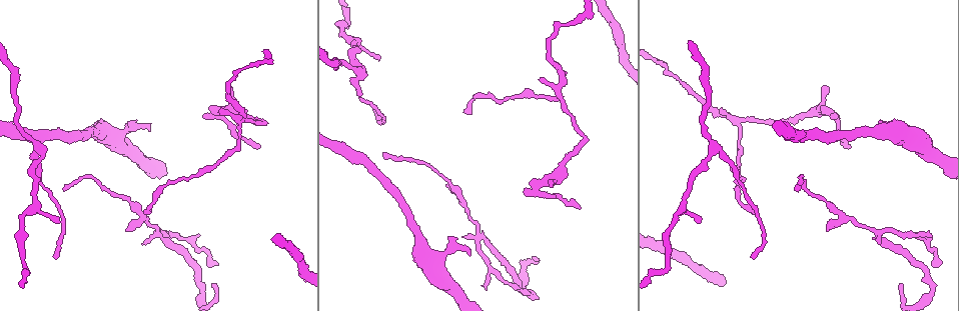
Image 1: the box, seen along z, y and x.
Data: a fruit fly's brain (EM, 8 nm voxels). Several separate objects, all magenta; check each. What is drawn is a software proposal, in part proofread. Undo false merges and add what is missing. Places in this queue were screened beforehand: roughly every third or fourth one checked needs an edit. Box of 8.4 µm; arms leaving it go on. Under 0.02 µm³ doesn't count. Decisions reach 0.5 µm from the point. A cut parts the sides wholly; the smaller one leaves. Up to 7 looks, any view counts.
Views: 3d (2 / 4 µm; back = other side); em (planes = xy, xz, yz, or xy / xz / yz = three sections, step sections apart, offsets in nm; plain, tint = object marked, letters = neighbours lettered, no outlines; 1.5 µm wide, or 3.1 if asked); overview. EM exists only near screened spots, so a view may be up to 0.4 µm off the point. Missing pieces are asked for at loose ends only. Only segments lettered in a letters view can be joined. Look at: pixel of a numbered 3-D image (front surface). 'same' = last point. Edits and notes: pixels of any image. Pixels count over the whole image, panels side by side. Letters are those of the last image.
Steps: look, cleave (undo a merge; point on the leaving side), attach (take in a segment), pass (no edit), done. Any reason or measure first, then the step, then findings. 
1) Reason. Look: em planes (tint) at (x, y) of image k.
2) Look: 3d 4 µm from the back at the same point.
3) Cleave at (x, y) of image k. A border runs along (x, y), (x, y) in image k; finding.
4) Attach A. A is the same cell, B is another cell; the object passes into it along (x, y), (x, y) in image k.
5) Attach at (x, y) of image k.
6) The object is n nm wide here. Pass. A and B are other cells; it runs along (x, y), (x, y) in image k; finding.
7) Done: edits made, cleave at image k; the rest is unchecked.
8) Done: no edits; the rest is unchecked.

Branch stops here. Look: 3d 4 µm at (754, 213) of image 1.

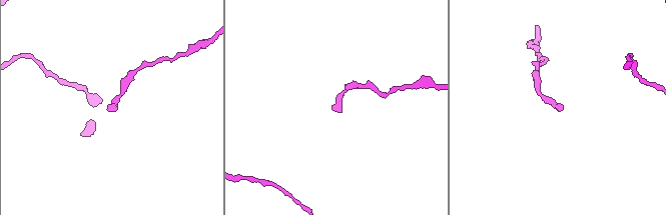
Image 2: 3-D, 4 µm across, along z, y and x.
Look: em planes (tint) at (341, 112) of image 2.

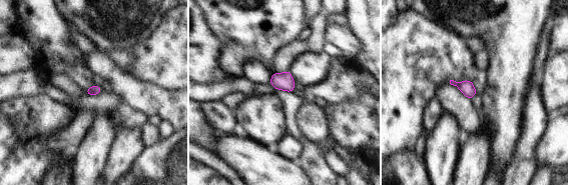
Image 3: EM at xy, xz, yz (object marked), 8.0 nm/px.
See the neighbours. Look: em planes (letters) at the same point.

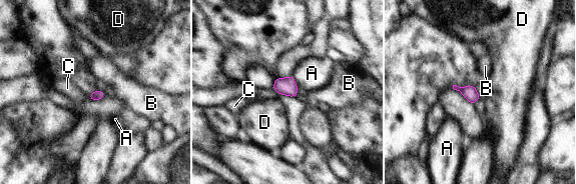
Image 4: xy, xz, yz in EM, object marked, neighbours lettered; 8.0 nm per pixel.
Attach C. C is the same cell, A, B and D are other cells; the object passes into it along (286, 86), (275, 91), (262, 94) in image 4; it goes on there.

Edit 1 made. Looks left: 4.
Look: overview.

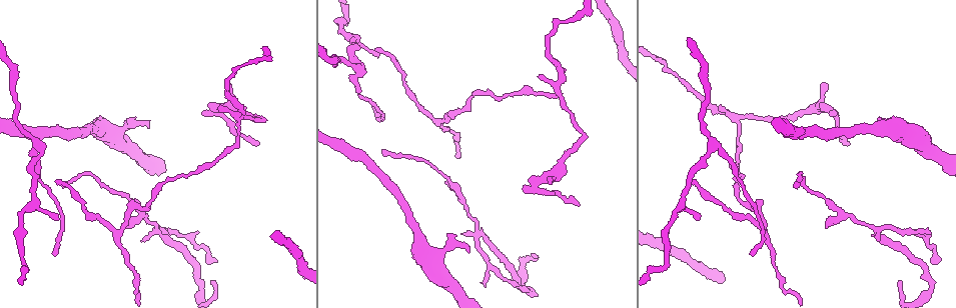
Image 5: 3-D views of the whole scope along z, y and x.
Free end. Look: 3d 2 µm at (928, 230) of image 5.

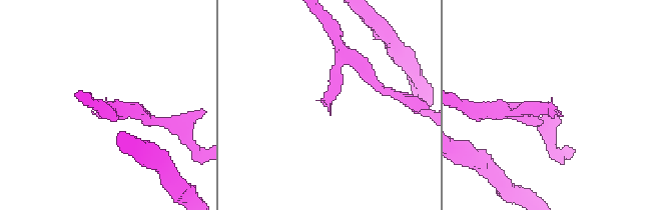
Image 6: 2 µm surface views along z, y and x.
Look: em yz step 4 (letters) at (558, 112) of image 6.

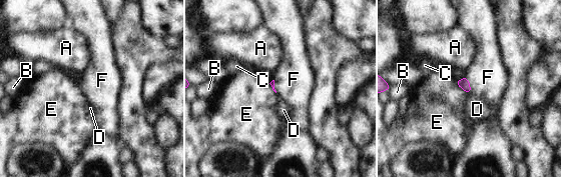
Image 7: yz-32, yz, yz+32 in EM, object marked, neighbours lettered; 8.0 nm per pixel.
Attach F. F is the same cell, A, B, C, D and E are other cells; the object passes into it along (464, 83), (469, 84), (488, 77) in image 7; it goes on there.

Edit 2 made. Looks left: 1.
Done: edits made, attach at image 4, attach at image 7; the rest is unchecked.

